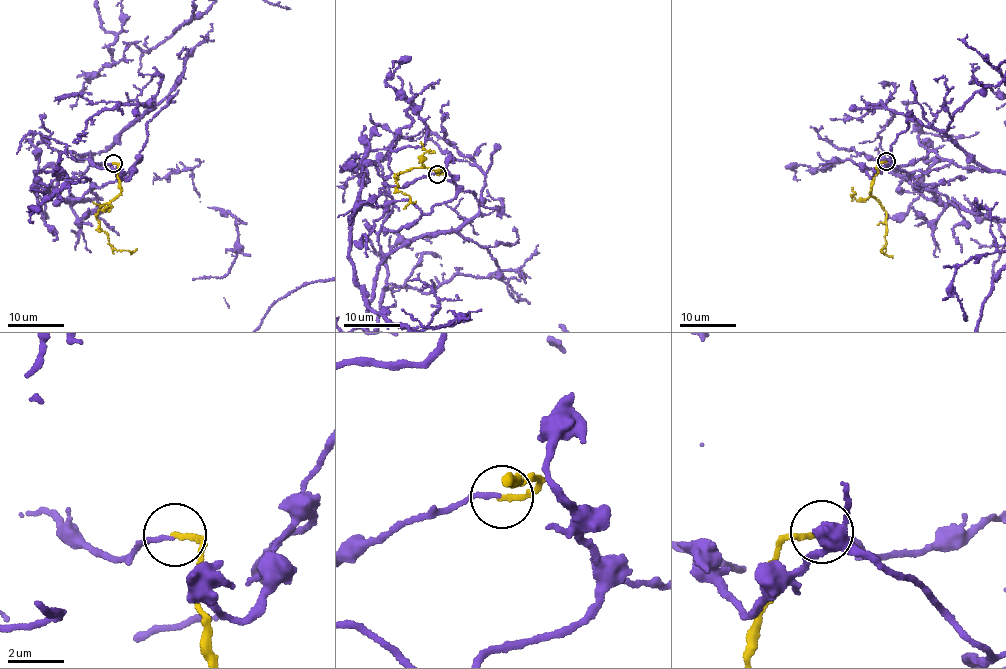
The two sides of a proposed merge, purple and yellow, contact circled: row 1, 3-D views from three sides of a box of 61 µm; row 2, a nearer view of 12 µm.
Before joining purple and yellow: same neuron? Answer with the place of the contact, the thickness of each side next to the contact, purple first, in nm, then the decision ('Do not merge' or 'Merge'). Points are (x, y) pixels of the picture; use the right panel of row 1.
Place: (886, 161). Thickness 160 nm (purple) against 200 nm. Merge

